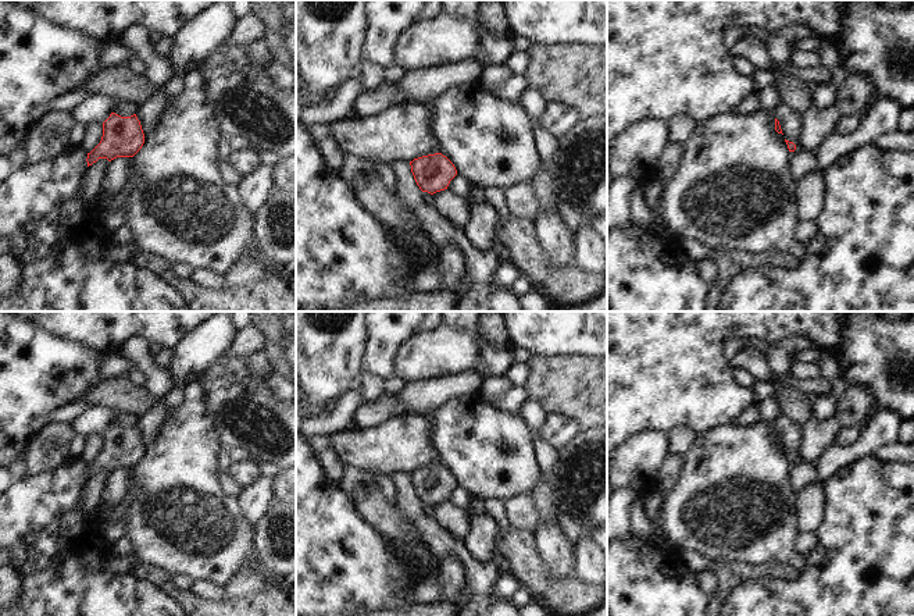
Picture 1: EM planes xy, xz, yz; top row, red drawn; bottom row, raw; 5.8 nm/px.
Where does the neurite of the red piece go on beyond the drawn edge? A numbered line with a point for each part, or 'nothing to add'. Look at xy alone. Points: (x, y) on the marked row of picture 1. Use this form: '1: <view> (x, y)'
nothing to add

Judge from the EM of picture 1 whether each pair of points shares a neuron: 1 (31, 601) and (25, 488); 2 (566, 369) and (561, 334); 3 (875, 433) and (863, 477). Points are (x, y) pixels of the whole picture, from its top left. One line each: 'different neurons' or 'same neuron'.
1: same neuron
2: different neurons
3: different neurons

